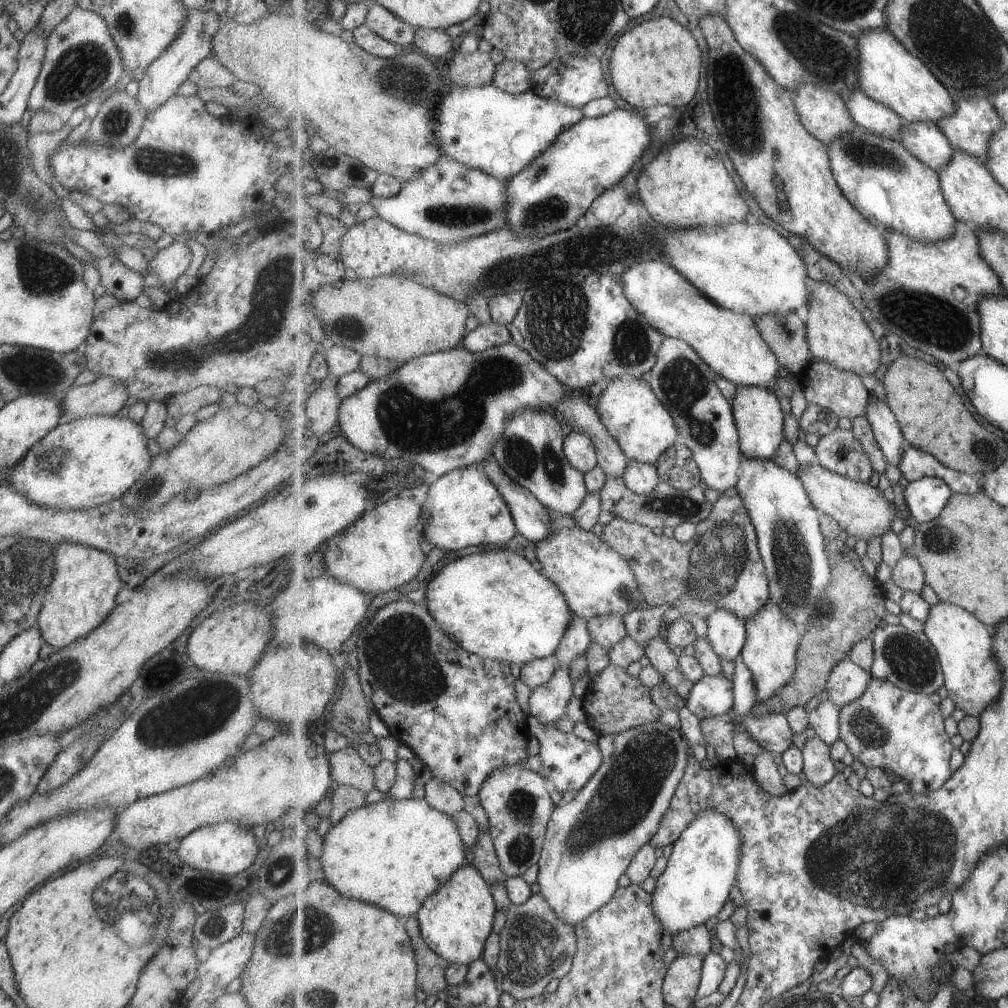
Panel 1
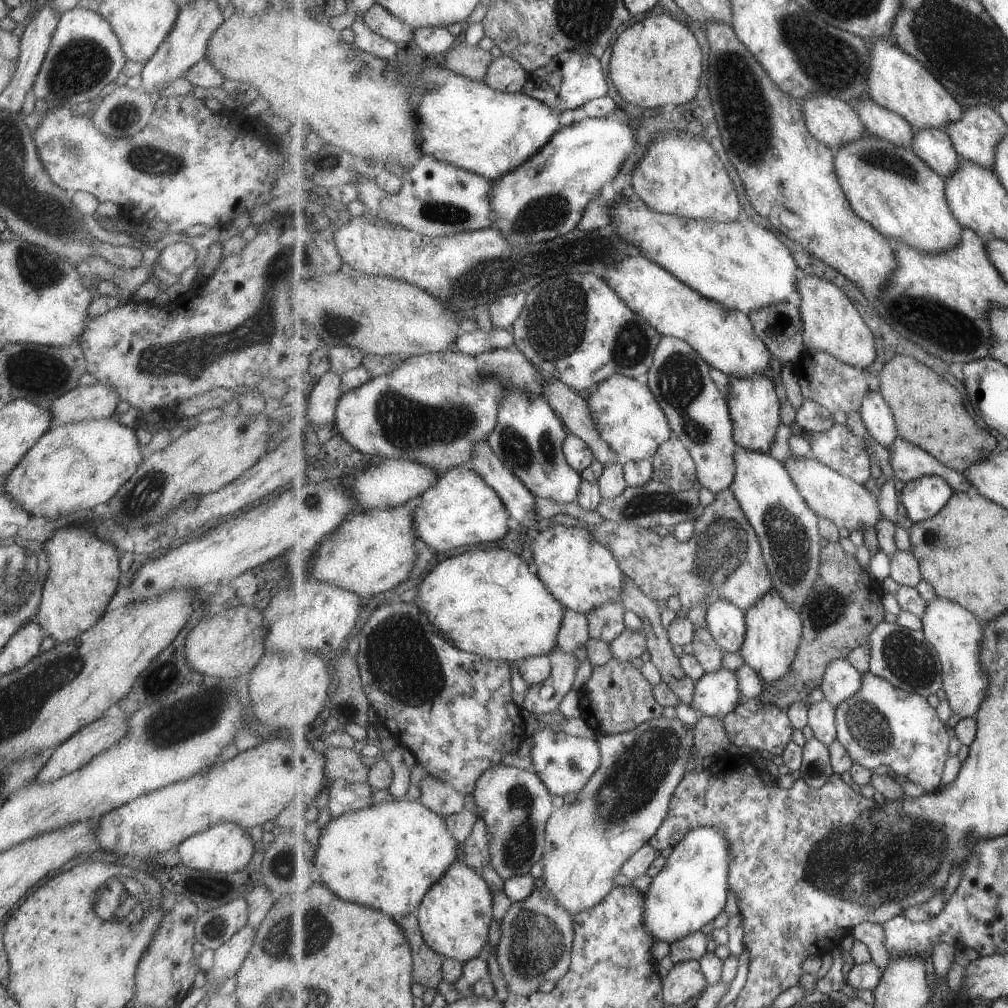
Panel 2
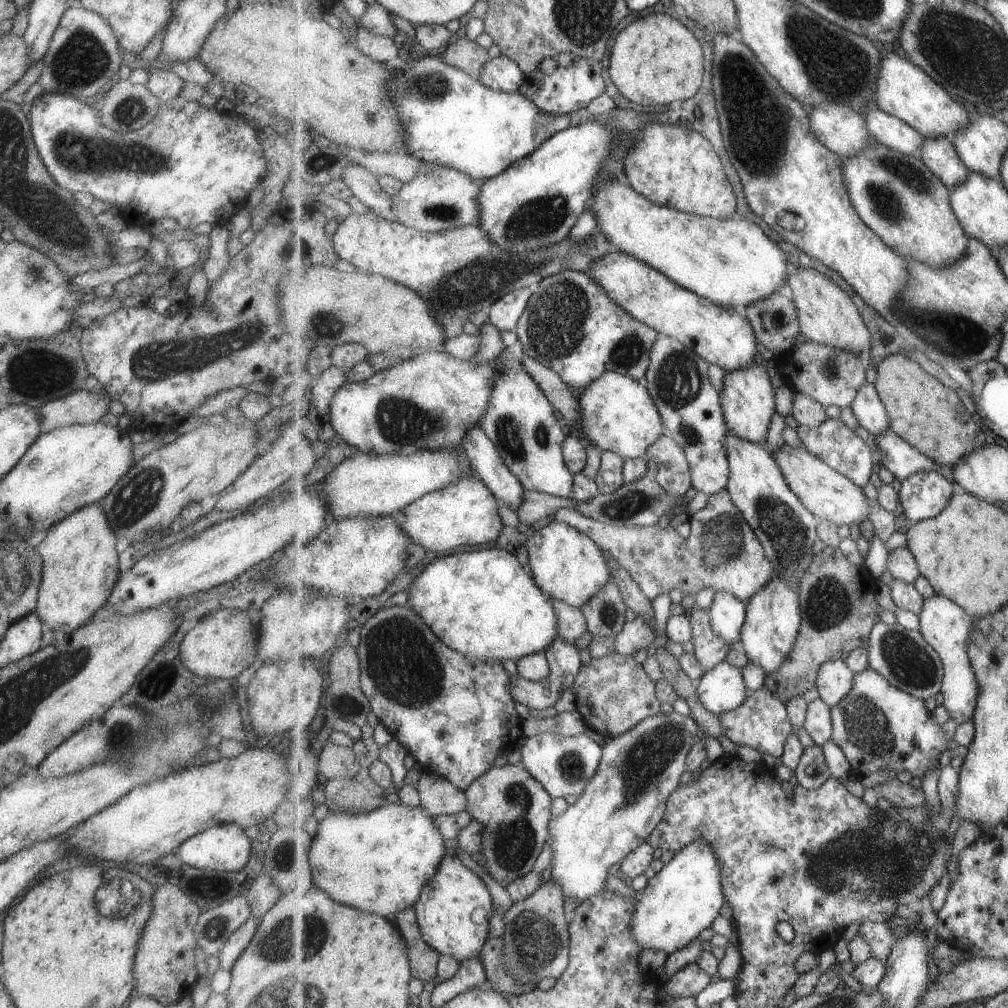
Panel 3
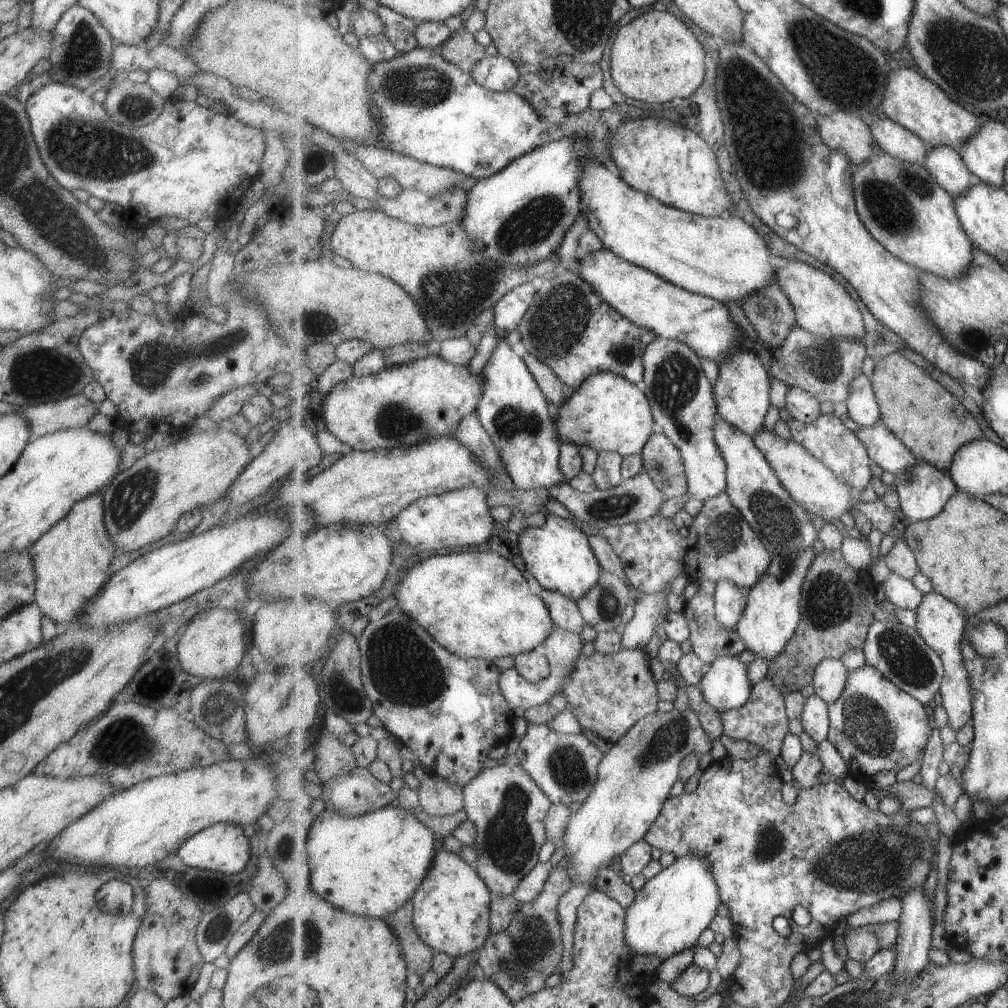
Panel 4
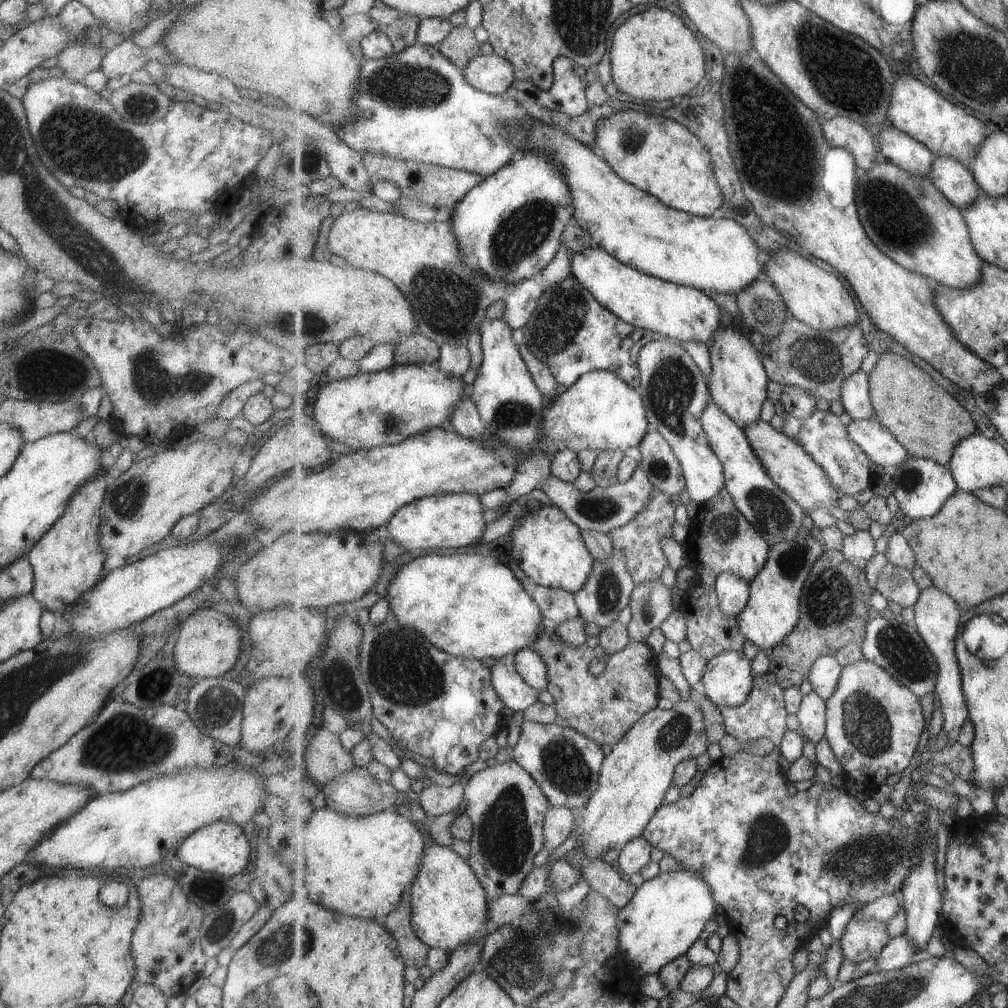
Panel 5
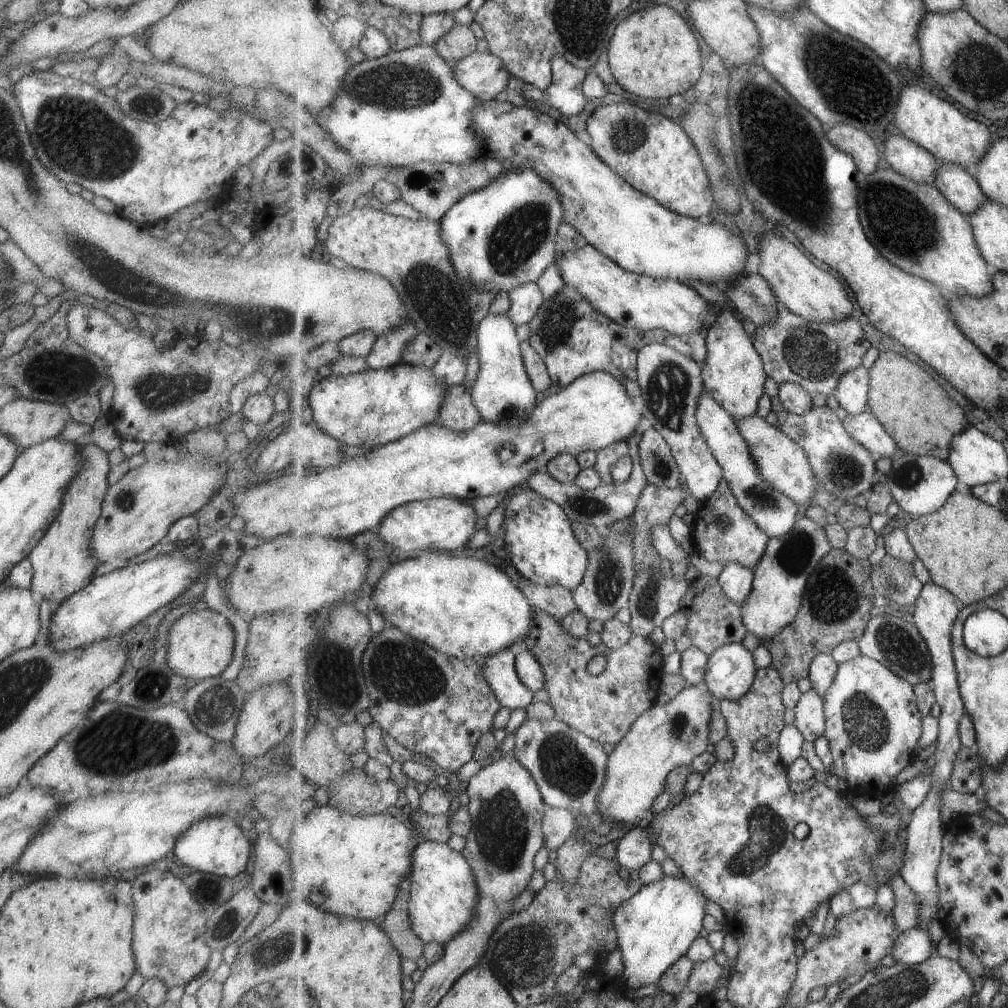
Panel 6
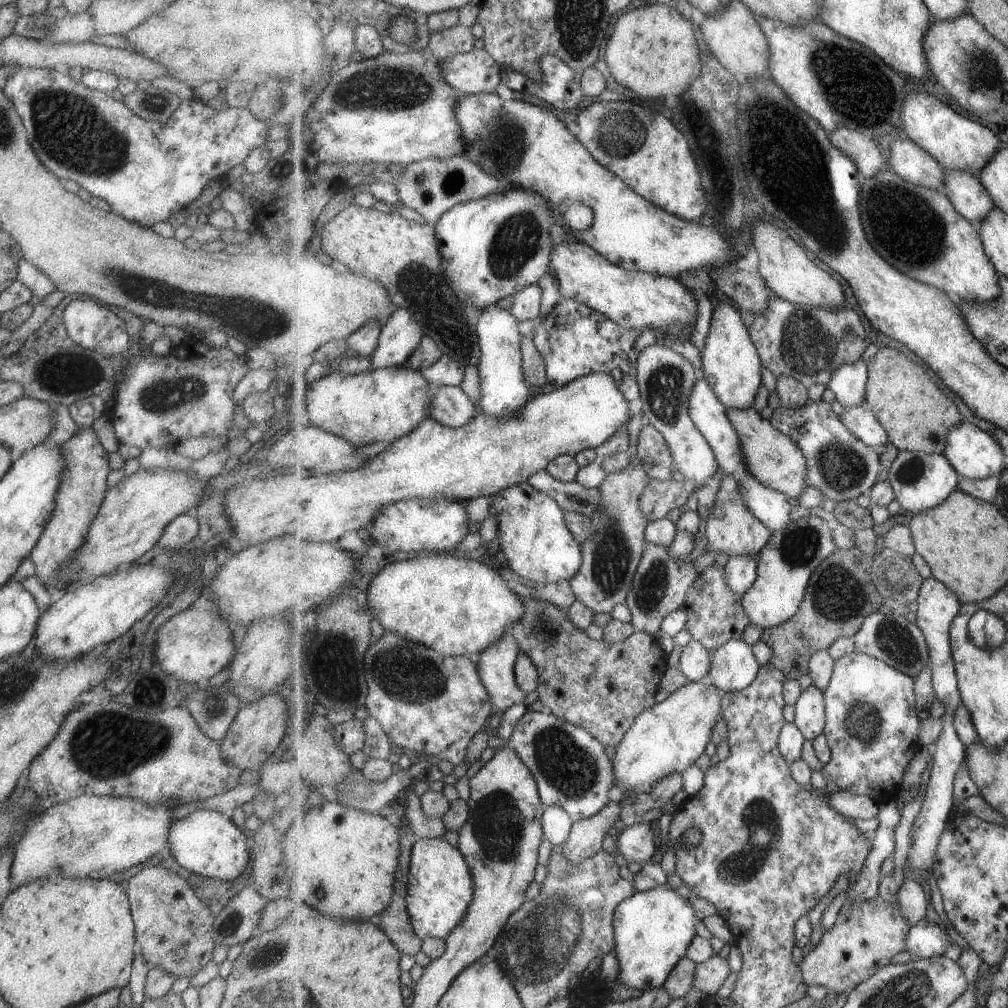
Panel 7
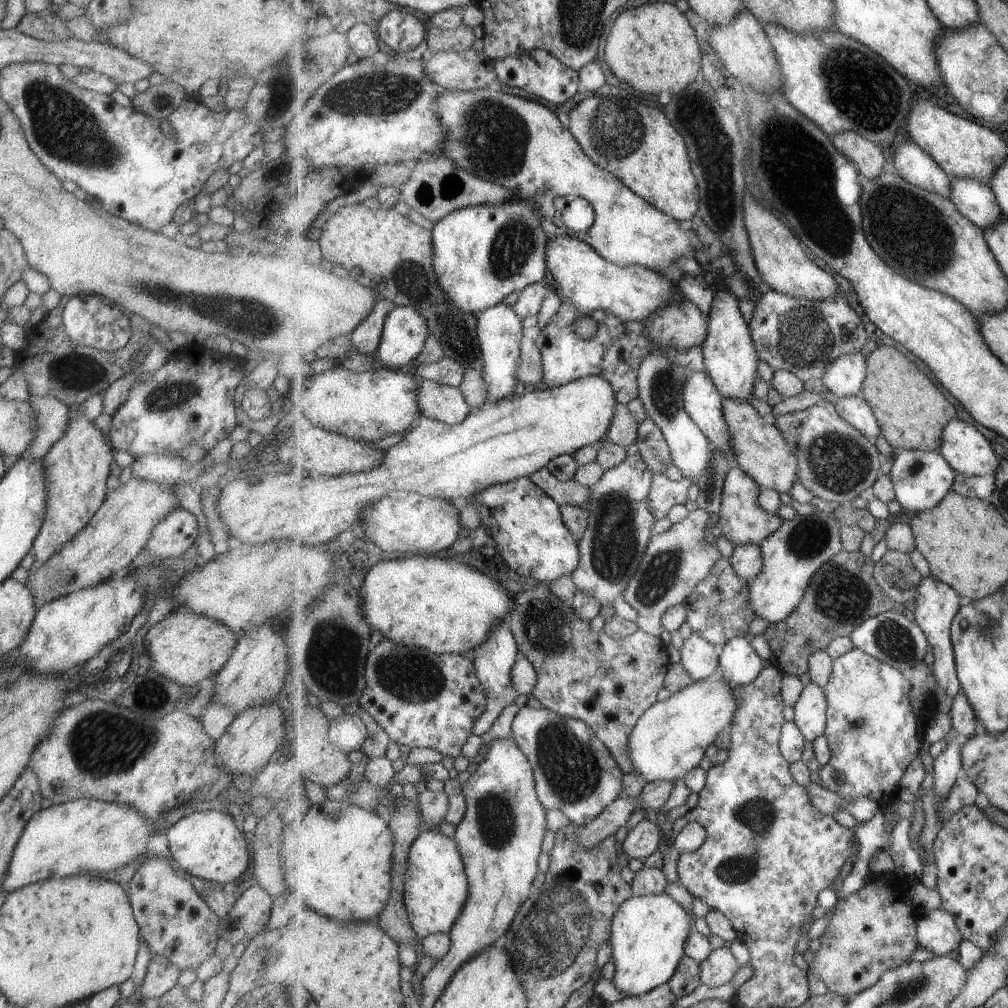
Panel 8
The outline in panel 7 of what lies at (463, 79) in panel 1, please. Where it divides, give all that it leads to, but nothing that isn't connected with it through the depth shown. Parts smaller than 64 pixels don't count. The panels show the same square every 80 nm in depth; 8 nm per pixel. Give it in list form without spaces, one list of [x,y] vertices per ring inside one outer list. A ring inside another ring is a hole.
[[[459,24],[444,31],[432,32],[428,46],[432,50],[433,56],[444,62],[450,56],[472,51],[475,39],[471,28]]]

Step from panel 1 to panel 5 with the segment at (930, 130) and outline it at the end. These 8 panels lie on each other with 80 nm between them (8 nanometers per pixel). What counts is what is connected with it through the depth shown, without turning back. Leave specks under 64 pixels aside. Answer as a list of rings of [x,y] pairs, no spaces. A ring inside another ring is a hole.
[[[939,155],[934,160],[930,177],[960,209],[969,208],[981,189],[969,166],[945,155]]]

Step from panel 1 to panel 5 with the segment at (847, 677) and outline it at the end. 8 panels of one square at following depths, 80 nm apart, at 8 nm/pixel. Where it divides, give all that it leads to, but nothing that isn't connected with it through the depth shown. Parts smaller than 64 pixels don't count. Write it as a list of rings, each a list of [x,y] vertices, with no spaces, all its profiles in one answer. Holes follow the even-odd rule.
[[[823,655],[812,666],[810,682],[812,688],[826,701],[832,698],[840,686],[845,666],[835,655]]]

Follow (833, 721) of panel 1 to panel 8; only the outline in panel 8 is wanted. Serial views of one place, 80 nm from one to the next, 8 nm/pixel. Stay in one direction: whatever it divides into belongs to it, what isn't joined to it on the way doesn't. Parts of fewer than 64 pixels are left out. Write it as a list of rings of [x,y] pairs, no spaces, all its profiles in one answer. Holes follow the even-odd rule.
[[[813,682],[804,687],[801,698],[794,706],[794,721],[805,735],[813,742],[825,734],[828,723],[828,700],[822,686]]]

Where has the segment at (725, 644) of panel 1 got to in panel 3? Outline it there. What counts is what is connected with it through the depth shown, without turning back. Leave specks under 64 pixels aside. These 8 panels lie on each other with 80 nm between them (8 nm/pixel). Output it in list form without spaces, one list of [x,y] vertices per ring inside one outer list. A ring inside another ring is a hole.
[[[716,592],[710,609],[715,634],[735,648],[741,643],[741,632],[746,622],[747,603],[729,592]]]

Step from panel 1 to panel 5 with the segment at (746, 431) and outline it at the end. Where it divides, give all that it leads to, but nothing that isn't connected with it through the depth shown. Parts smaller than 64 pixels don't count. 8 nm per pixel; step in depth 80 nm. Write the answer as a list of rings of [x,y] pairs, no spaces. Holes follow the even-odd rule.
[[[721,327],[710,354],[713,362],[713,372],[709,377],[711,398],[741,429],[751,426],[760,419],[764,402],[768,399],[770,378],[761,352],[741,332]]]

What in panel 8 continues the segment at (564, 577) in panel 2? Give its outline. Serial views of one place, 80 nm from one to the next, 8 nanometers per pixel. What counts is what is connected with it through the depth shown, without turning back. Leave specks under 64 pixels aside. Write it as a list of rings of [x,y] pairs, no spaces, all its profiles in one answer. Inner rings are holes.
[[[521,477],[486,488],[475,496],[482,524],[499,555],[520,576],[535,578],[539,584],[551,584],[579,566],[580,545],[565,524],[560,504],[539,488],[531,478]]]

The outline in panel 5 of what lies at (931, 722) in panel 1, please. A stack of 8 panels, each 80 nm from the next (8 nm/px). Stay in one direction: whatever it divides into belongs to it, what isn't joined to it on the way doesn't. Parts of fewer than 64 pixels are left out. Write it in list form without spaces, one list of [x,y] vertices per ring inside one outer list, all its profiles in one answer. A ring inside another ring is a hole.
[[[863,659],[844,668],[839,688],[832,698],[826,701],[828,706],[826,737],[843,765],[845,779],[859,784],[873,780],[881,785],[891,774],[901,775],[903,770],[911,764],[911,758],[915,756],[919,740],[925,730],[925,716],[923,716],[923,706],[919,699],[917,693],[898,681],[876,662]]]

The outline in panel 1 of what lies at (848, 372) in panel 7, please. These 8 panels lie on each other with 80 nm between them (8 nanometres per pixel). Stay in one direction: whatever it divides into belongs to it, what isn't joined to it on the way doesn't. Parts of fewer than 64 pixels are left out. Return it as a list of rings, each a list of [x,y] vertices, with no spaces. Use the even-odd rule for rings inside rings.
[[[876,398],[869,402],[866,418],[887,462],[899,466],[904,458],[907,442],[896,413],[887,401]]]

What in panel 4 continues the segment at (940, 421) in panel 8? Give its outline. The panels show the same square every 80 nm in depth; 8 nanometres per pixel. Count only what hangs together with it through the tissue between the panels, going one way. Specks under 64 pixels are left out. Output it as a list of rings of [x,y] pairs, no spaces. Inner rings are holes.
[[[895,352],[883,360],[877,358],[875,361],[871,380],[881,406],[882,422],[913,450],[919,461],[949,471],[963,444],[983,439],[983,430],[975,416],[961,404],[961,400],[923,370],[925,364],[919,368],[911,360],[915,362],[911,354],[903,356],[901,352]]]

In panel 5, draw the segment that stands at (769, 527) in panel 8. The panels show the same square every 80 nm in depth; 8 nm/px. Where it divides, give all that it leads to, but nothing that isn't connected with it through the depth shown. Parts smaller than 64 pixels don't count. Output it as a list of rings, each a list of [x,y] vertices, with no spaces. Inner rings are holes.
[[[726,487],[707,504],[700,506],[692,521],[695,523],[693,548],[699,556],[699,564],[703,568],[709,568],[713,574],[719,576],[725,572],[733,572],[750,584],[768,563],[771,550],[768,540],[740,512]]]

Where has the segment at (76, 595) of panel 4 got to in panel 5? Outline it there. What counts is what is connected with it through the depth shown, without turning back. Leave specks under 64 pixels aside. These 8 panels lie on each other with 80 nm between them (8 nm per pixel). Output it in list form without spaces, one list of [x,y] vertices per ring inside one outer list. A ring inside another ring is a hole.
[[[99,474],[81,484],[81,488],[73,492],[71,500],[67,502],[55,524],[27,552],[26,560],[33,574],[30,594],[43,609],[53,612],[58,618],[63,616],[69,604],[73,606],[79,596],[89,592],[89,588],[93,588],[103,578],[103,563],[106,557],[99,544],[99,524],[107,487],[104,479],[106,475]]]

